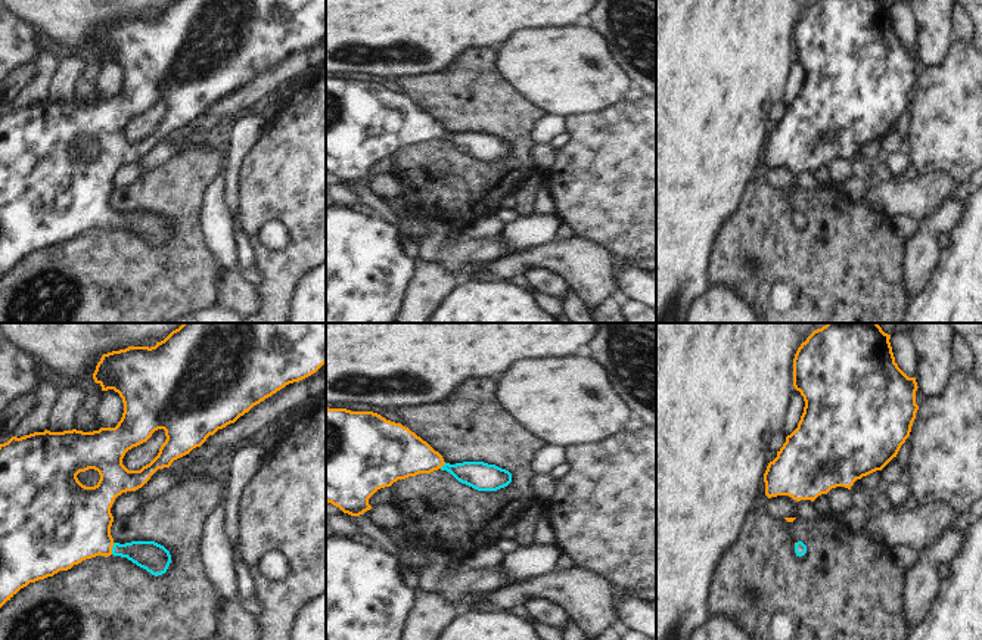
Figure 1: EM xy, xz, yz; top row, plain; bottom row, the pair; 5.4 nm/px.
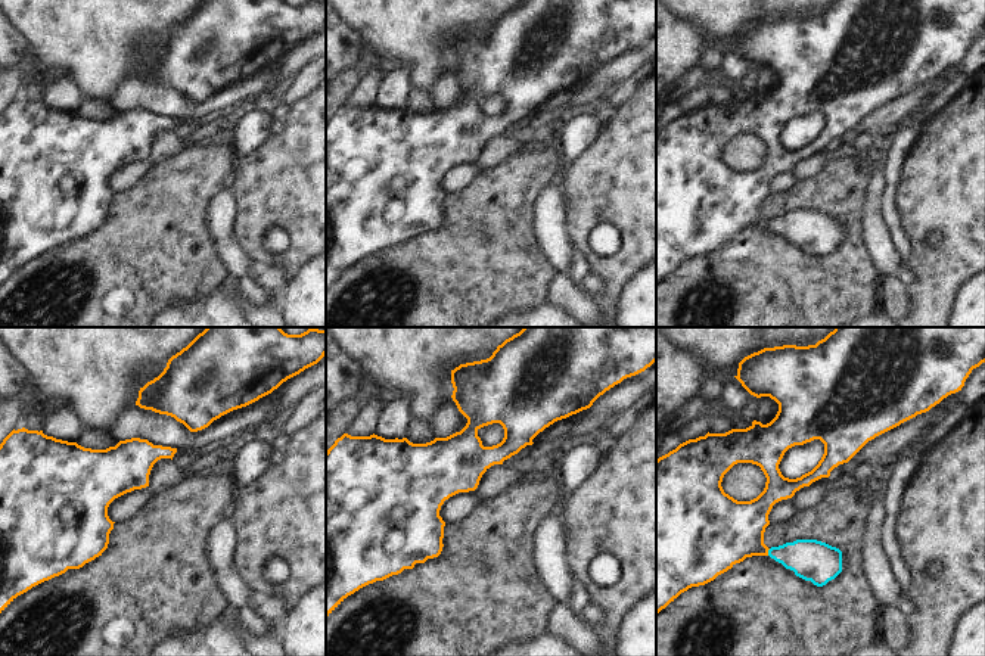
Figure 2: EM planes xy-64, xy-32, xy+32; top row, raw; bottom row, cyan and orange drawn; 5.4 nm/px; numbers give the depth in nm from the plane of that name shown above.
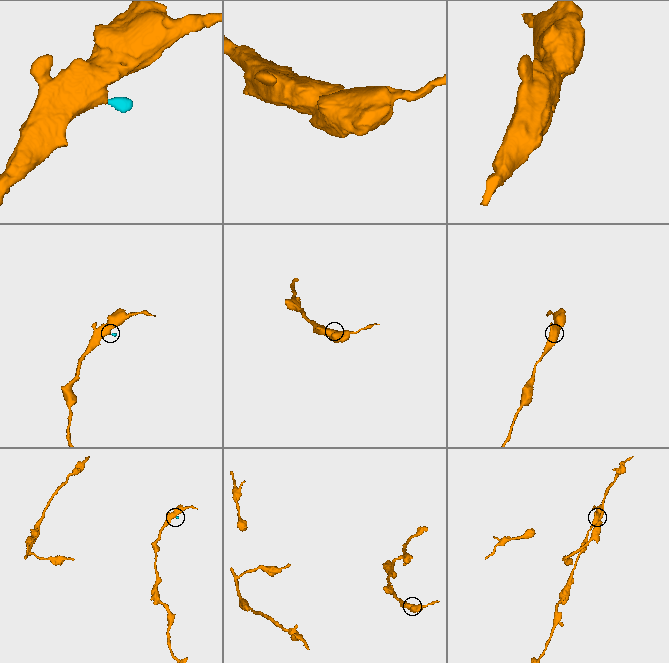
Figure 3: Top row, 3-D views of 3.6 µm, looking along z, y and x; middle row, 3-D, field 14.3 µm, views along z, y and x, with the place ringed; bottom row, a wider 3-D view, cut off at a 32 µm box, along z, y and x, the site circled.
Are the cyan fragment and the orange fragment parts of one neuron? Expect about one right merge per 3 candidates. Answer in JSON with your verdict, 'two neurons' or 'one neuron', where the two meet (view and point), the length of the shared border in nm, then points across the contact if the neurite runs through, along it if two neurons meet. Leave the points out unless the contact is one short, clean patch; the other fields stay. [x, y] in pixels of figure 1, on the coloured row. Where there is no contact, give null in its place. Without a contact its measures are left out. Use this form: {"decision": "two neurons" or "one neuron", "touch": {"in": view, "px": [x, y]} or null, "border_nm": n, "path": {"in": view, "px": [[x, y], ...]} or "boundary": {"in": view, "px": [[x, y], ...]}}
{"decision": "one neuron", "touch": {"in": "xy", "px": [112, 549]}, "border_nm": 70, "path": {"in": "xy", "px": [[154, 558], [134, 550], [112, 549], [74, 524]]}}

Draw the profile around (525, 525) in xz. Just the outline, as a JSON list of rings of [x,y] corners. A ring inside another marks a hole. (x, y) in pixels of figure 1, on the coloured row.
[[[532,501],[532,506],[526,509],[513,524],[516,529],[515,543],[518,547],[529,547],[534,544],[535,525],[538,519],[543,518],[543,513],[538,512],[538,506],[540,504]]]

